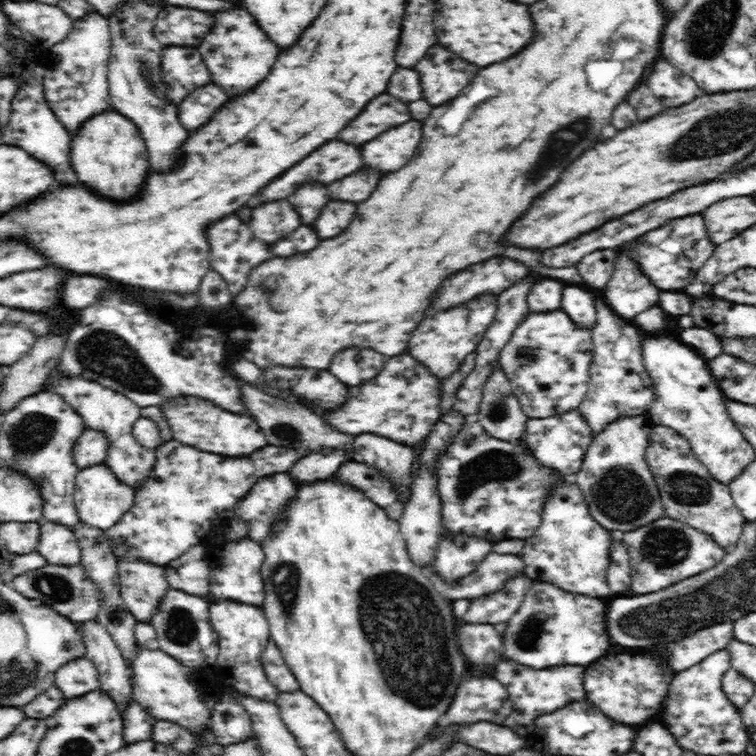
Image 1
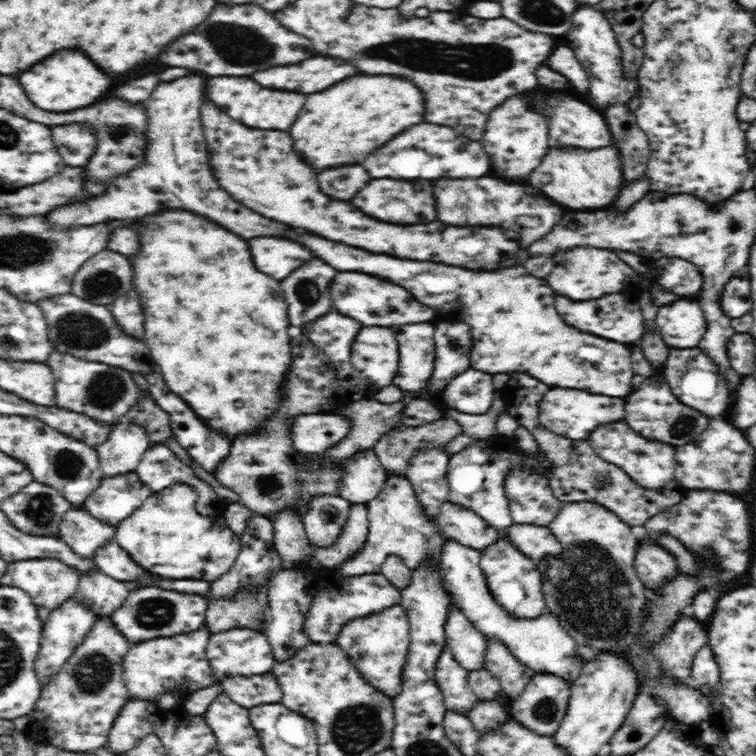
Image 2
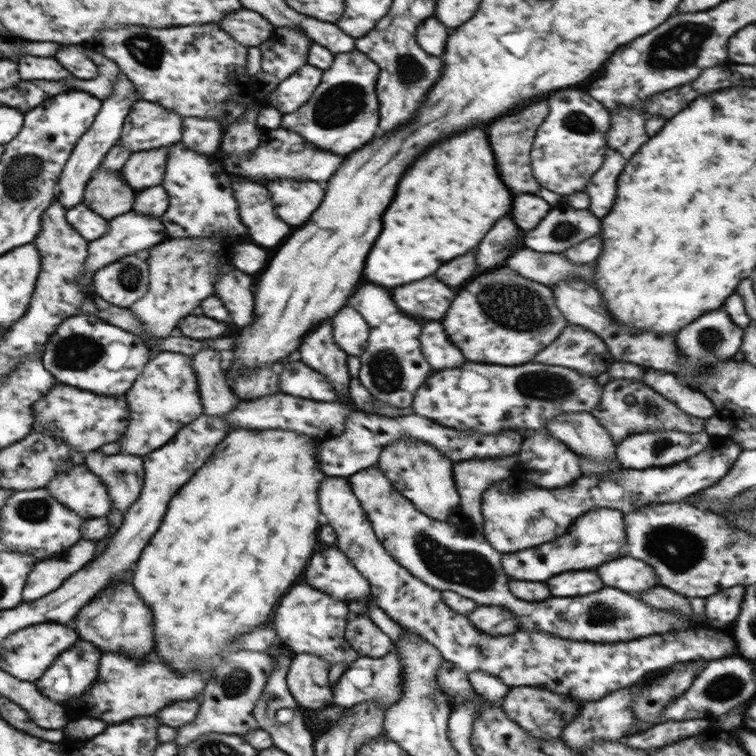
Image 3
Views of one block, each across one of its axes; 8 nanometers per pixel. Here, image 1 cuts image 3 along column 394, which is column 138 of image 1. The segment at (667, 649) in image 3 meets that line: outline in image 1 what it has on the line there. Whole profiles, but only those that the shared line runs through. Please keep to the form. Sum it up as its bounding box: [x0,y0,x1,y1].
[117,560,169,623]

